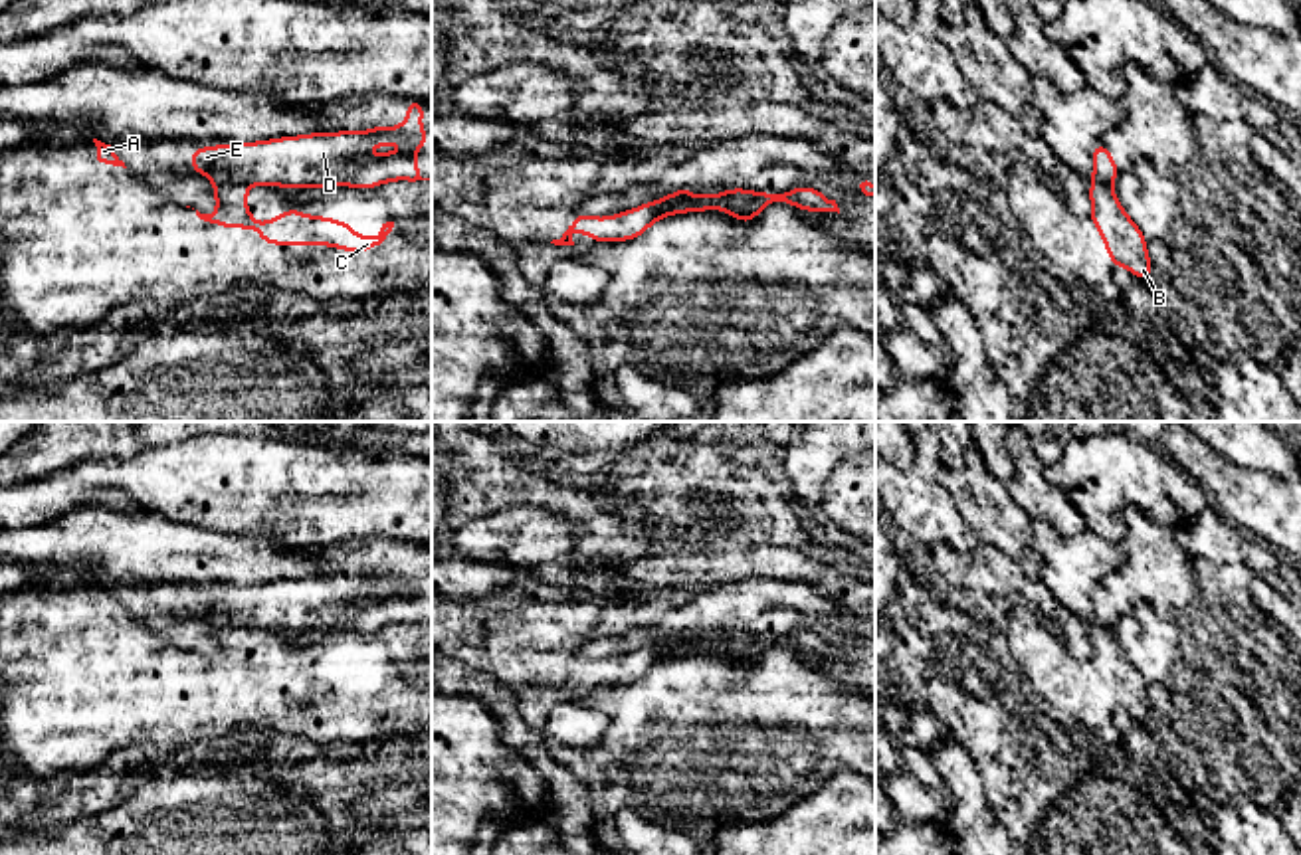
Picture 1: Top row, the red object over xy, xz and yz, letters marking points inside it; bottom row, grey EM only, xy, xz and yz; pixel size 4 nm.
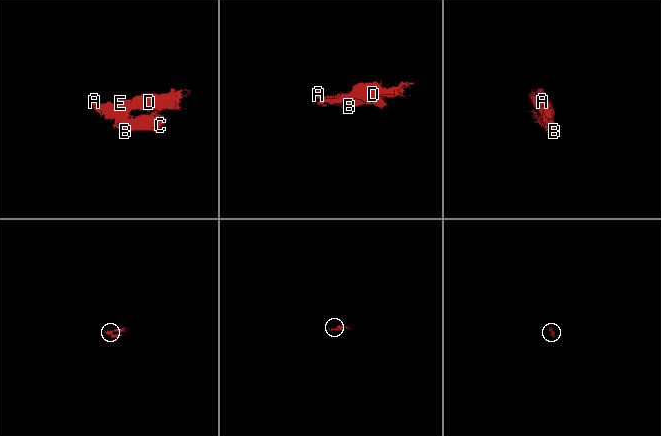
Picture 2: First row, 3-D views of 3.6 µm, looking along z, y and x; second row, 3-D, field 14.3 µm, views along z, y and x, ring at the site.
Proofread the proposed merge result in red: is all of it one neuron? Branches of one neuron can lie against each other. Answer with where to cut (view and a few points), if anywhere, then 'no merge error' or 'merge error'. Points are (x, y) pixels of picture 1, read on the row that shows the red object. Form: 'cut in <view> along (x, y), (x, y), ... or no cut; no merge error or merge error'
cut in xy along (246, 183), (218, 185); merge error

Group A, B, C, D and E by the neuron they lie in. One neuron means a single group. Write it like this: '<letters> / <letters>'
A B C / D E

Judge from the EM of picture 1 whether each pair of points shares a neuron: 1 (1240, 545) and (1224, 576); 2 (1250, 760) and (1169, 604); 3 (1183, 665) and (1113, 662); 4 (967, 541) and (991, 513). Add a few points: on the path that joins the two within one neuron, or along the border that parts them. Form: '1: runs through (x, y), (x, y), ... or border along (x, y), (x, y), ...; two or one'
1: border along (1191, 557), (1214, 563), (1242, 563), (1256, 574); two
2: border along (1143, 598), (1161, 618), (1187, 624); two
3: border along (1133, 665), (1141, 673); two
4: border along (949, 493), (961, 517), (981, 541); two

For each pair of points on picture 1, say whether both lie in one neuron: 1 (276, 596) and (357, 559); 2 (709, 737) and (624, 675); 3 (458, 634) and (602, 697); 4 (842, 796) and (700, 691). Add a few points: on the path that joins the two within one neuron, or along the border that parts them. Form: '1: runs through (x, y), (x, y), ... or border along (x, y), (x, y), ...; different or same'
1: runs through (300, 596), (321, 596), (337, 580), (345, 580); same
2: border along (648, 671), (620, 685); different
3: border along (533, 685), (549, 687); different
4: border along (854, 770), (830, 774), (814, 790), (785, 808); different

